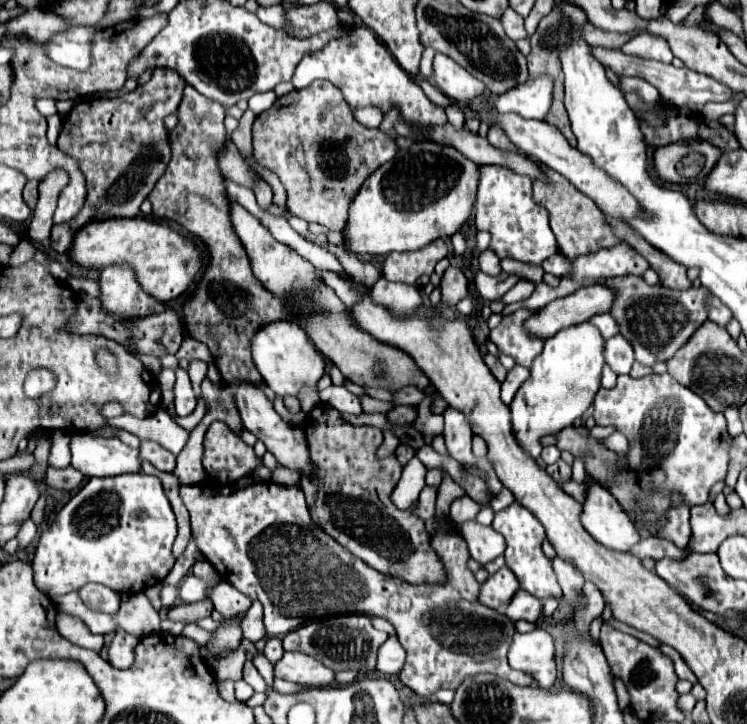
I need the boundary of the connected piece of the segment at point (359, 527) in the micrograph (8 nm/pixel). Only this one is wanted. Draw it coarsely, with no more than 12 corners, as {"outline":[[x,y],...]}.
{"outline":[[308,414],[312,520],[382,574],[446,582],[382,430]]}

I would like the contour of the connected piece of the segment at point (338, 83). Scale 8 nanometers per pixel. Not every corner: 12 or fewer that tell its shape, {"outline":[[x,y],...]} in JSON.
{"outline":[[366,26],[302,58],[294,88],[330,80],[352,108],[416,130],[448,124]]}

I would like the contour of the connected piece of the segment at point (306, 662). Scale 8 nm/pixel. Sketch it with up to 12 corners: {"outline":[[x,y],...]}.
{"outline":[[284,652],[274,678],[314,688],[334,672],[308,654]]}

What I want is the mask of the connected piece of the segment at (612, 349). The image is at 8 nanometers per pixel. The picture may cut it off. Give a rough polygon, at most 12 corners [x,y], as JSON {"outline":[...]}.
{"outline":[[620,334],[606,340],[606,364],[628,374],[634,350]]}

